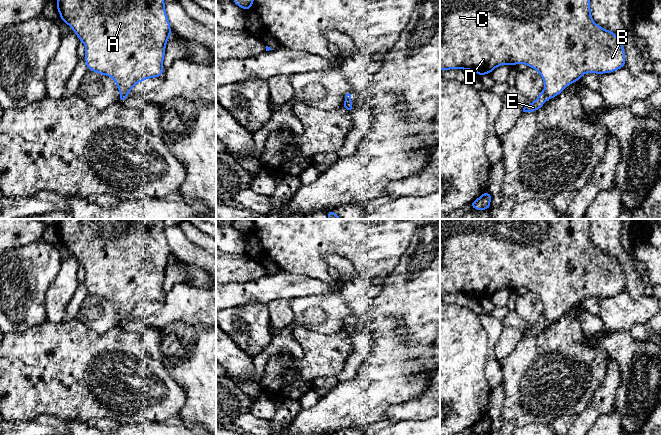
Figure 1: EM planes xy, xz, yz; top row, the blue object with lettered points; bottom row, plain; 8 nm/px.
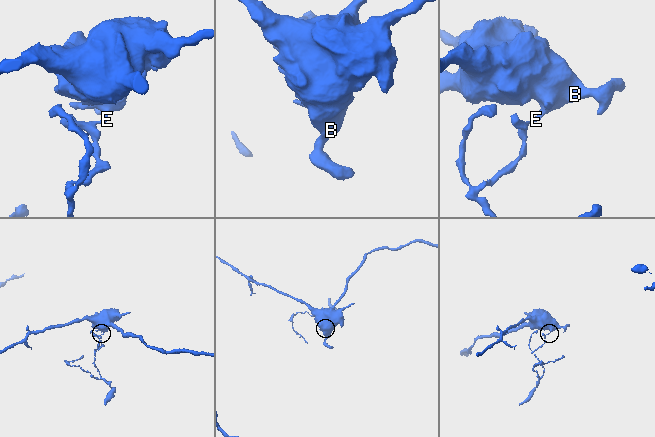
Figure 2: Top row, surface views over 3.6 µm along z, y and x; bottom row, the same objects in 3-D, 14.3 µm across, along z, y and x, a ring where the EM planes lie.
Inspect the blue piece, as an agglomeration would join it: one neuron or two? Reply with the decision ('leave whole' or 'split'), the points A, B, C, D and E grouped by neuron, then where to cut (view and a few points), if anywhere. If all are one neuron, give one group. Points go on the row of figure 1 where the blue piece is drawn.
split | A B C D / E | yz (544, 89), (544, 93), (549, 98)

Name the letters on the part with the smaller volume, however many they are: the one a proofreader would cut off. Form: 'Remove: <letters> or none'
Remove: E

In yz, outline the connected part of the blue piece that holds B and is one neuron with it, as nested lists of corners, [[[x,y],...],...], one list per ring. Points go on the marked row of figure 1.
[[[440,0],[440,70],[463,69],[475,71],[478,76],[491,74],[500,65],[511,67],[524,63],[537,70],[545,84],[545,94],[549,99],[558,96],[568,85],[579,81],[586,73],[612,73],[625,67],[625,51],[618,36],[596,24],[591,15],[590,0]]]

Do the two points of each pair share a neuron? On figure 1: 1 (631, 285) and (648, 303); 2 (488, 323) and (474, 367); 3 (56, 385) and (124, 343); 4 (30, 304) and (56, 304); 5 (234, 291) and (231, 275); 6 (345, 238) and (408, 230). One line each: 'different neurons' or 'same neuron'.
1: different neurons
2: different neurons
3: same neuron
4: different neurons
5: different neurons
6: same neuron

